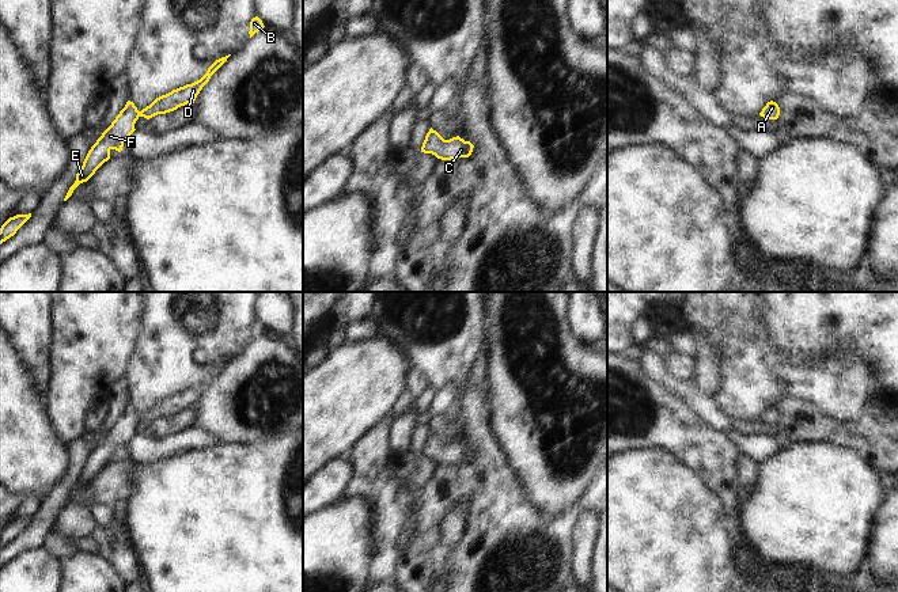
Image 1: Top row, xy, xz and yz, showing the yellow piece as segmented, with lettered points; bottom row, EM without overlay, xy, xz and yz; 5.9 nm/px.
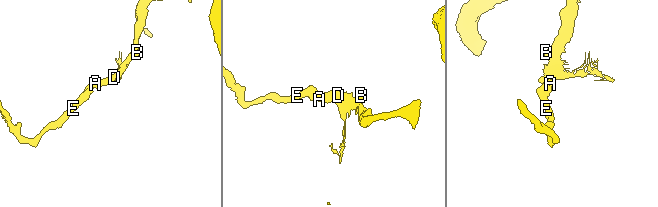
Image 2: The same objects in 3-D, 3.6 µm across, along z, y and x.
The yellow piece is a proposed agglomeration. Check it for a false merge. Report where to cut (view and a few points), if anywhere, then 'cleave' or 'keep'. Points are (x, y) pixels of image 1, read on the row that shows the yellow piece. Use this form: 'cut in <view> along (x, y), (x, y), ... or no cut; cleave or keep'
no cut; keep

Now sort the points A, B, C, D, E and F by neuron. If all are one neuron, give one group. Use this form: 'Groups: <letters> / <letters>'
Groups: A B C D E F.

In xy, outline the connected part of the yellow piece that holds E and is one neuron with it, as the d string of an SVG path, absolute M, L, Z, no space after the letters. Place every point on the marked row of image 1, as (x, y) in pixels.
M231 54L216 60L206 73L197 81L186 84L171 92L156 98L149 106L137 110L133 102L128 100L111 125L102 133L96 143L88 151L80 171L76 174L75 183L69 187L64 201L67 201L73 190L83 182L87 182L95 171L110 159L110 151L122 151L124 143L136 130L134 124L140 117L147 119L177 110L187 103L194 103L202 87L209 81L211 76L227 61Z

